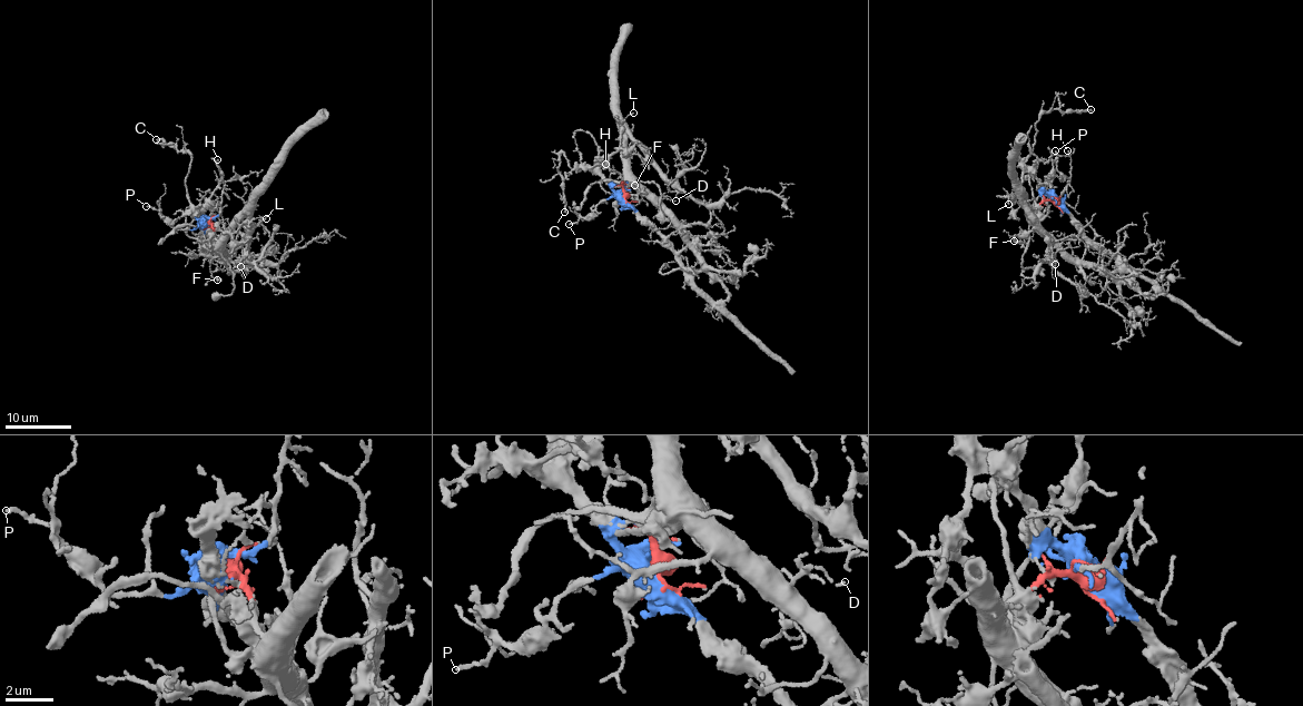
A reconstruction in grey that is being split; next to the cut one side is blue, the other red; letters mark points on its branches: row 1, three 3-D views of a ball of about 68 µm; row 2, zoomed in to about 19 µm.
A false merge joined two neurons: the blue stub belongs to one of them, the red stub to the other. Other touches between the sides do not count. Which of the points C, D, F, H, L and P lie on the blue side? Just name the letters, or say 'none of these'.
C, H, L, P

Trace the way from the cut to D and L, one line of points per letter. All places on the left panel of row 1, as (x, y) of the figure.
D: (204, 223), (211, 226), (230, 261), (240, 267)
L: (204, 223), (199, 213), (232, 233), (252, 219), (266, 218)

